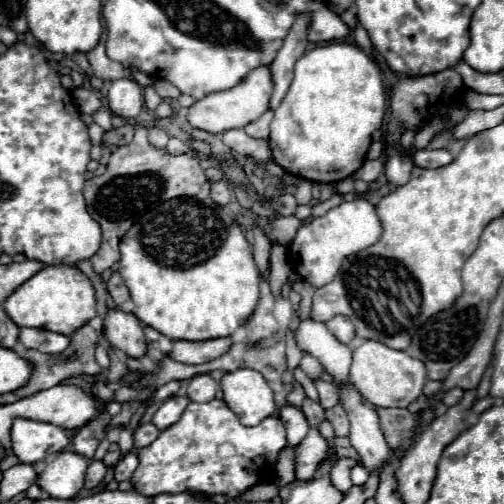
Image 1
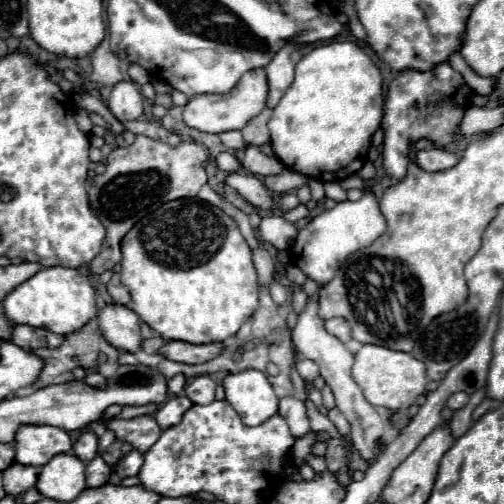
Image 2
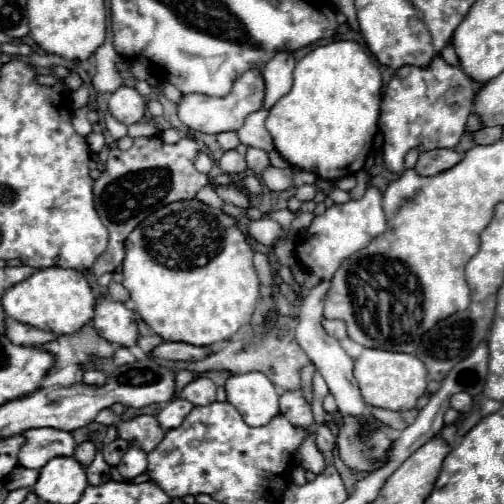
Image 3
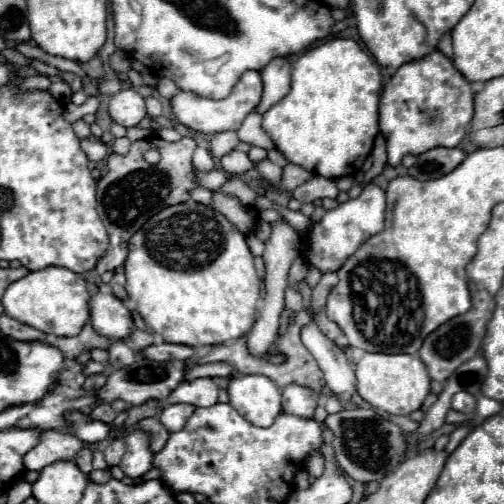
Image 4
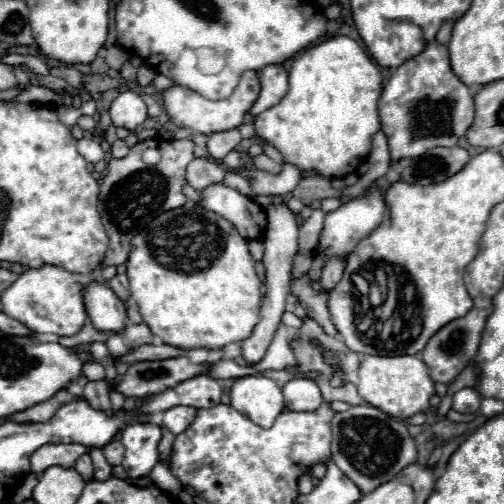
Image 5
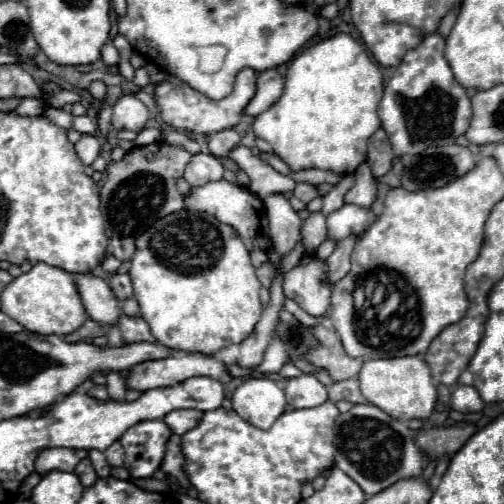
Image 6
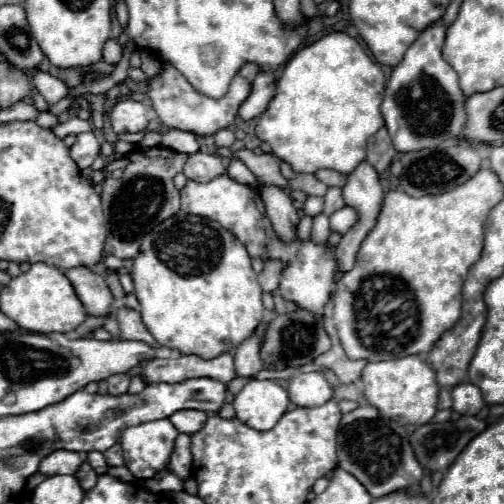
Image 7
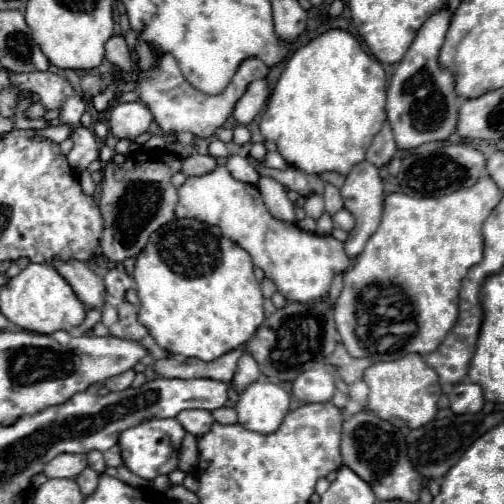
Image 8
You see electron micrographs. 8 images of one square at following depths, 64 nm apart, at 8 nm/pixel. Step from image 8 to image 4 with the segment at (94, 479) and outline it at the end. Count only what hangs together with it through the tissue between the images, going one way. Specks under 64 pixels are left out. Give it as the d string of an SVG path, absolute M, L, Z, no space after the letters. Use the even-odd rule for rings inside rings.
M84 446L84 448L76 454L76 460L74 460L74 462L78 464L78 468L80 468L84 474L88 474L88 472L92 470L92 448Z

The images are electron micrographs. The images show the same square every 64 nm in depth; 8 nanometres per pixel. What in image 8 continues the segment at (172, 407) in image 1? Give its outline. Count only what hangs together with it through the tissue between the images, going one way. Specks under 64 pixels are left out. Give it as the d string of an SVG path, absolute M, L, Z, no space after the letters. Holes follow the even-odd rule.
M184 410L176 414L176 420L182 424L182 428L194 436L202 436L210 430L214 418L208 410Z

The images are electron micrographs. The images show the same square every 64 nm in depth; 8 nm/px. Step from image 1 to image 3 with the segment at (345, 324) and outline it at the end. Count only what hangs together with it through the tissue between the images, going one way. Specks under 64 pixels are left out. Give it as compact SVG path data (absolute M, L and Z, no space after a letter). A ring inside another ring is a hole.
M322 320L322 326L324 326L324 330L326 330L330 336L334 336L334 338L338 338L338 340L348 338L348 334L346 334L346 324L344 324L342 320L332 320L332 322Z

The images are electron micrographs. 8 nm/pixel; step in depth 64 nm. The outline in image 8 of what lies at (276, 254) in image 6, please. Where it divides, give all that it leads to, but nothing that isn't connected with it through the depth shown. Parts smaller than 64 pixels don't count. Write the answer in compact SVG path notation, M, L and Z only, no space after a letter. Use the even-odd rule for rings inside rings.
M262 176L258 182L260 194L264 196L264 204L268 204L268 210L276 220L284 220L288 224L296 224L296 214L294 214L294 204L286 196L286 188L276 182L274 178Z

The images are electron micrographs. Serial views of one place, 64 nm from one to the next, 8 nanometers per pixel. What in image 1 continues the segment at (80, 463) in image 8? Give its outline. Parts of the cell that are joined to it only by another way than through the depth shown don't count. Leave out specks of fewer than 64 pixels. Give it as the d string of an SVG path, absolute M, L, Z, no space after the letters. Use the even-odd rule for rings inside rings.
M16 418L10 428L12 450L24 464L42 462L58 454L70 440L60 426Z

